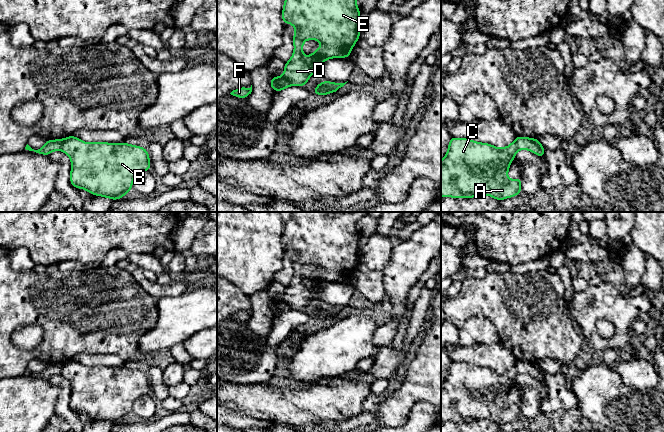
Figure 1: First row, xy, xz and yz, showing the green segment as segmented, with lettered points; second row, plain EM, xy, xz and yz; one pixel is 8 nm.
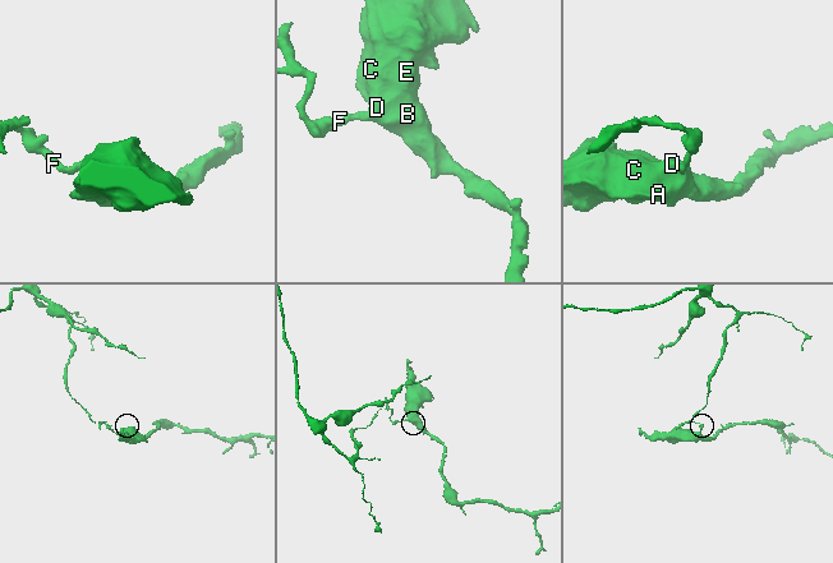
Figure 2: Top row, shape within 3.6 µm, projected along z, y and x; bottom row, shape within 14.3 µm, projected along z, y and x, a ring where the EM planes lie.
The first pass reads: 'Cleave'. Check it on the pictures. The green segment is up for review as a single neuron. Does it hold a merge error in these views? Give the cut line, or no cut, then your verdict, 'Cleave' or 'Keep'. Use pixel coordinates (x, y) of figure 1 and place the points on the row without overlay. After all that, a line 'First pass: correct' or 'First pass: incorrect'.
Split along xy (64, 363), (60, 373). Cleave
First pass: correct

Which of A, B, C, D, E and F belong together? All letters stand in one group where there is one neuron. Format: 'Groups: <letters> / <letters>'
Groups: A B C D E / F

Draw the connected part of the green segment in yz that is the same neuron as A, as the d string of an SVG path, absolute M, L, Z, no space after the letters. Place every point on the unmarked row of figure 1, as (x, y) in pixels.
M516 360L516 363L504 372L468 362L450 361L446 380L441 385L441 421L472 422L489 419L501 425L519 419L522 414L522 402L508 404L507 398L516 376L521 373L529 374L539 381L545 382L545 374L529 361Z

